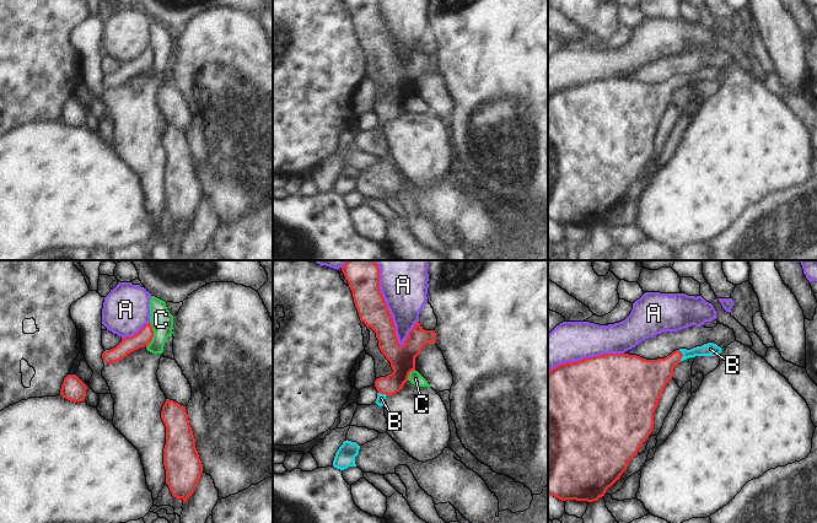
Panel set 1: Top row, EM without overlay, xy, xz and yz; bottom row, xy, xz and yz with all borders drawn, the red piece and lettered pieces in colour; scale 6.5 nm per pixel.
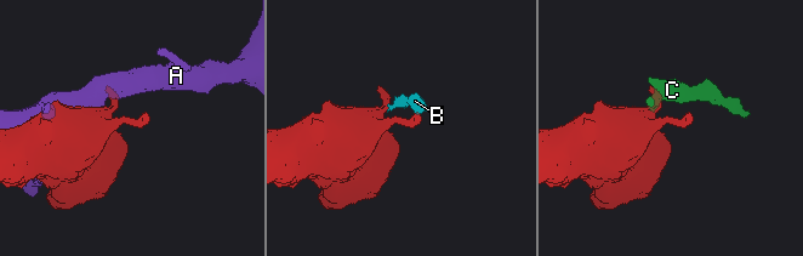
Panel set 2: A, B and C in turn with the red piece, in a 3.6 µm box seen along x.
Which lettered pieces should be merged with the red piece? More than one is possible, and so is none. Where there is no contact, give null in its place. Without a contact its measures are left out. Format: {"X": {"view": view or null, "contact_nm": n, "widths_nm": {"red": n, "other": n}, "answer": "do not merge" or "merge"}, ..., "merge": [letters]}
{"A": {"view": "xz", "contact_nm": 500, "widths_nm": {"red": 190, "other": 280}, "answer": "do not merge"}, "B": {"view": "yz", "contact_nm": 80, "widths_nm": {"red": 220, "other": 90}, "answer": "merge"}, "C": {"view": "xy", "contact_nm": 170, "widths_nm": {"red": 110, "other": 150}, "answer": "do not merge"}, "merge": ["B"]}

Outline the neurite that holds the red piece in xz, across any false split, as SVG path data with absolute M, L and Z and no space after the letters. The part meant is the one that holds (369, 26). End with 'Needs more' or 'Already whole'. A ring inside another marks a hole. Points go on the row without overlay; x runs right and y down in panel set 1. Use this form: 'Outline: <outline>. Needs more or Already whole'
Outline: M344 0L353 17L353 23L355 32L358 34L360 45L370 52L378 65L378 72L386 83L391 87L393 97L386 102L380 102L375 106L375 112L377 114L376 129L383 131L383 126L387 120L392 120L399 117L404 108L408 106L409 98L415 95L415 82L420 79L421 74L428 68L436 68L435 55L425 55L419 45L415 48L413 54L408 58L408 63L404 65L402 71L398 68L396 60L396 50L393 43L386 31L385 23L380 14L380 0Z. Needs more.

